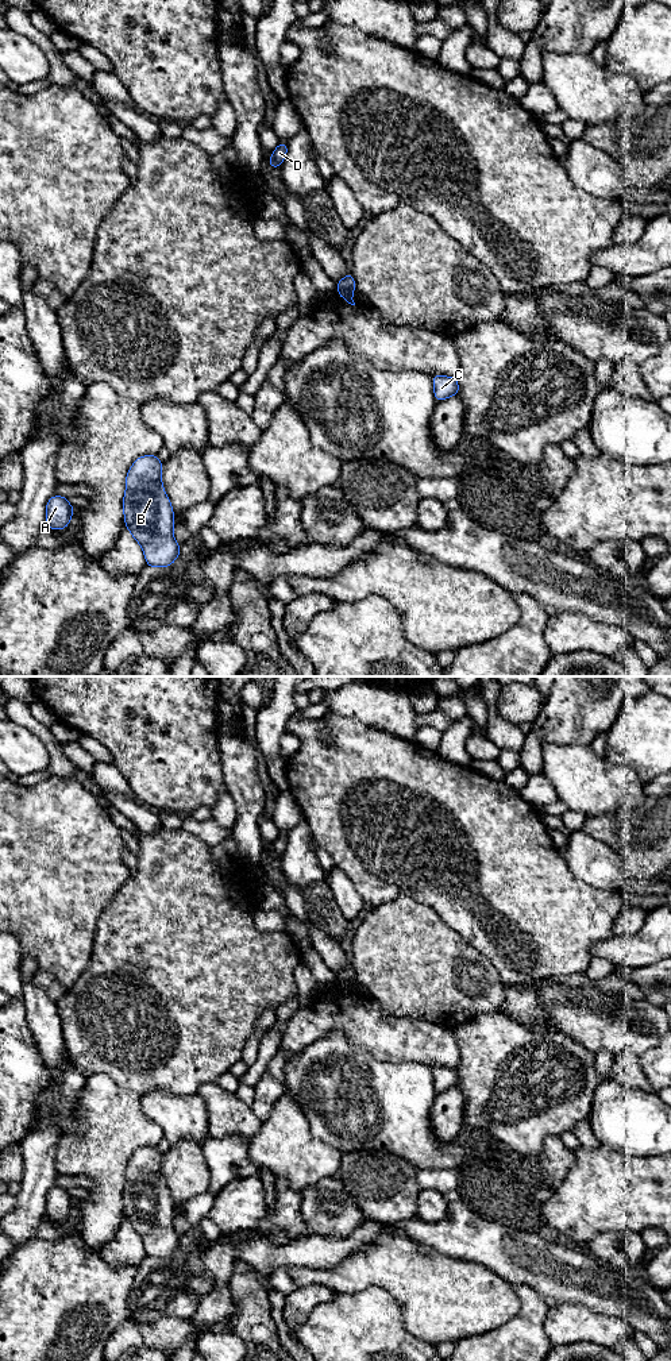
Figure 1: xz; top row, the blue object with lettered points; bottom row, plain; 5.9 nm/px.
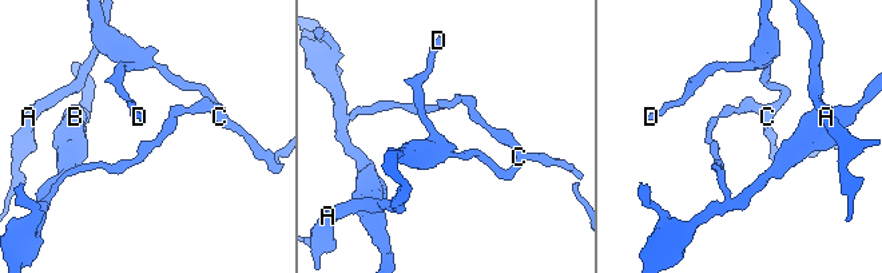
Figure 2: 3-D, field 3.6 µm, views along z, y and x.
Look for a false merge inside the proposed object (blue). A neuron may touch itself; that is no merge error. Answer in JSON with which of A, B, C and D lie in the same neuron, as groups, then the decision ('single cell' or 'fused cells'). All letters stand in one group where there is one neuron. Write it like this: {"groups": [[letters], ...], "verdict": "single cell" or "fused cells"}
{"groups": [["A", "C", "D"], ["B"]], "verdict": "fused cells"}

